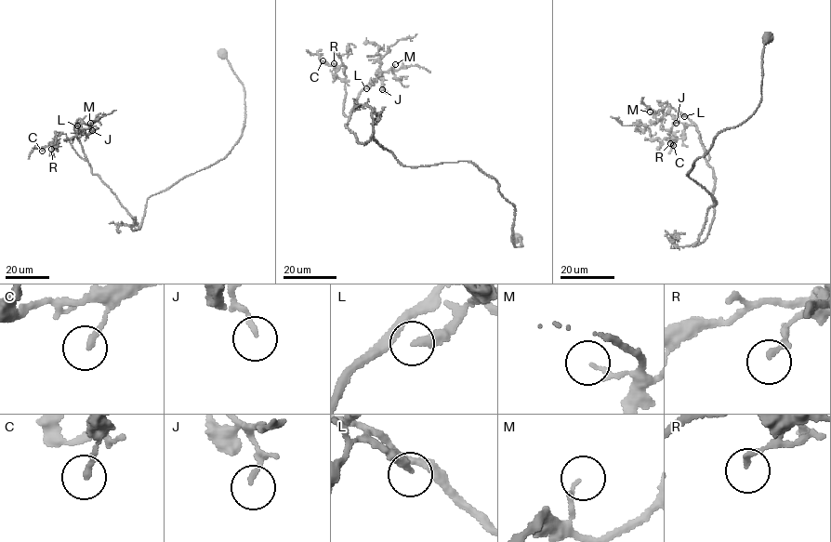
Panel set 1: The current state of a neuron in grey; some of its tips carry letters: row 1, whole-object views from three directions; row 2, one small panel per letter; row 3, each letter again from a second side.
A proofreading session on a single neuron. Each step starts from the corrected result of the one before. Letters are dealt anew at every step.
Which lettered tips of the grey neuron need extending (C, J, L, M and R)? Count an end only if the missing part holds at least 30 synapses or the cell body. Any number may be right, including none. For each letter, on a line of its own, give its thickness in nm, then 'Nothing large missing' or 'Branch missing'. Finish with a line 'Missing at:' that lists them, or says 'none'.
C: Thickness 180 nm. Nothing large missing
J: Thickness 130 nm. Nothing large missing
L: Thickness 320 nm. Branch missing
M: Thickness 140 nm. Nothing large missing
R: Thickness 190 nm. Nothing large missing
Missing at: L

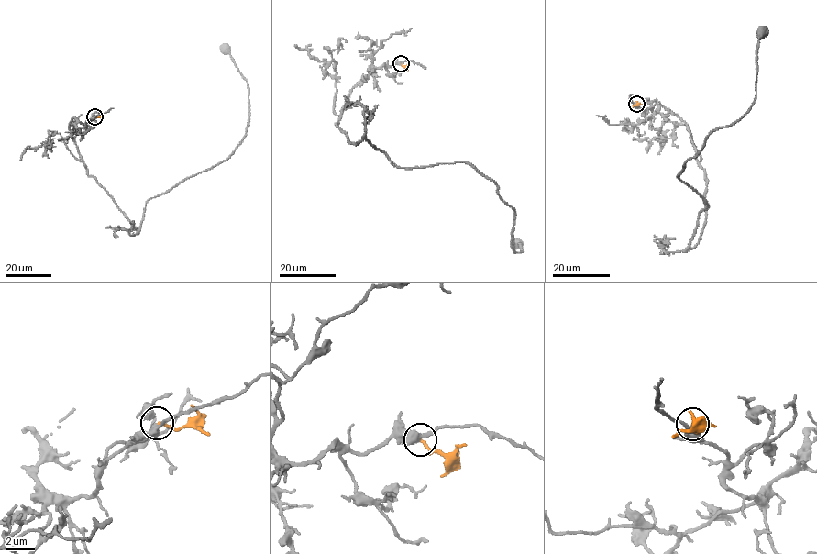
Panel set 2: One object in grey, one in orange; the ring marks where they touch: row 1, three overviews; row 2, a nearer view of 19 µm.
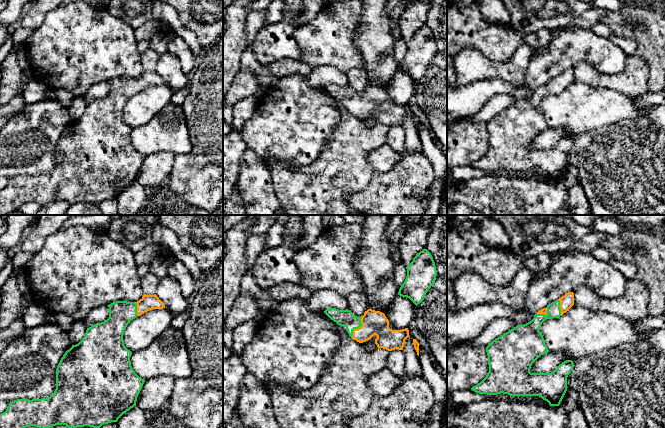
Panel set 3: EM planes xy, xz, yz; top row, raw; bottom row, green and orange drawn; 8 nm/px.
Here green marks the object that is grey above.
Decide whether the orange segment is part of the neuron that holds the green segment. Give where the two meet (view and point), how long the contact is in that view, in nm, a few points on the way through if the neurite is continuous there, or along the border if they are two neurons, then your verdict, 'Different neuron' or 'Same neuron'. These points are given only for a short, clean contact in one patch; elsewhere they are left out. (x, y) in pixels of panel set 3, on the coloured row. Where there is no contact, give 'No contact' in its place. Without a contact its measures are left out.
Touches green at xz (357, 328). Shared border 190 nm. Path across: xz (346, 318), (357, 328), (364, 328), (373, 322). Same neuron

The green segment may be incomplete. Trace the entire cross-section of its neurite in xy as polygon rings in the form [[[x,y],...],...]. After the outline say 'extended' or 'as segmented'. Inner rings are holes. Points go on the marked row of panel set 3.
[[[146,295],[137,302],[116,301],[109,305],[109,318],[87,328],[82,340],[65,352],[56,369],[56,389],[50,397],[41,399],[17,399],[9,403],[5,412],[0,414],[0,428],[26,428],[35,426],[49,428],[66,425],[68,428],[89,426],[100,428],[104,424],[117,422],[131,408],[136,406],[137,397],[145,382],[132,369],[128,350],[123,341],[124,330],[131,320],[152,309],[165,308],[164,303],[154,295]]]; extended

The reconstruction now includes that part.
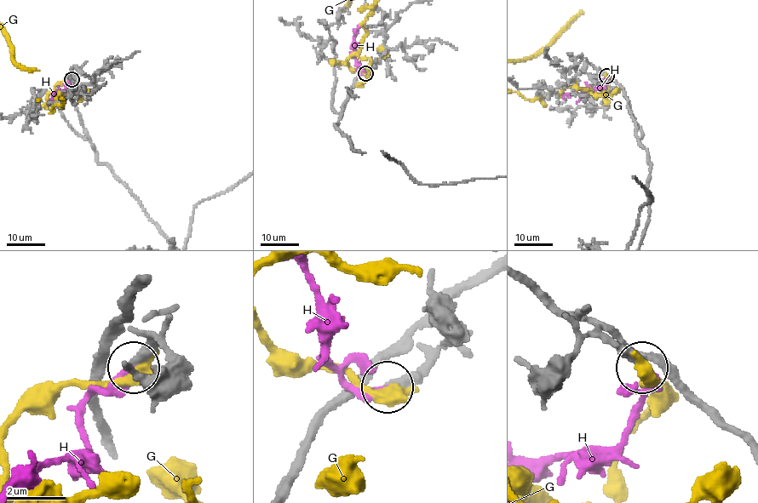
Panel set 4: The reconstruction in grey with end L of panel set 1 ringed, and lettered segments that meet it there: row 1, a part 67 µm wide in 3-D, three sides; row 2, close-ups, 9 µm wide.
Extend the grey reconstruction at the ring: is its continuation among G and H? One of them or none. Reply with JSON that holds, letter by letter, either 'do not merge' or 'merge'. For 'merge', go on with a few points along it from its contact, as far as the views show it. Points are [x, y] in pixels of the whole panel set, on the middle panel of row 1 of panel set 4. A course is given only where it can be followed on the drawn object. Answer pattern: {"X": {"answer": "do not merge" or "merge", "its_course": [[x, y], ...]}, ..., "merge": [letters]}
{"G": {"answer": "do not merge"}, "H": {"answer": "merge", "its_course": [[366, 73], [357, 68], [353, 42], [358, 28]]}, "merge": ["H"]}

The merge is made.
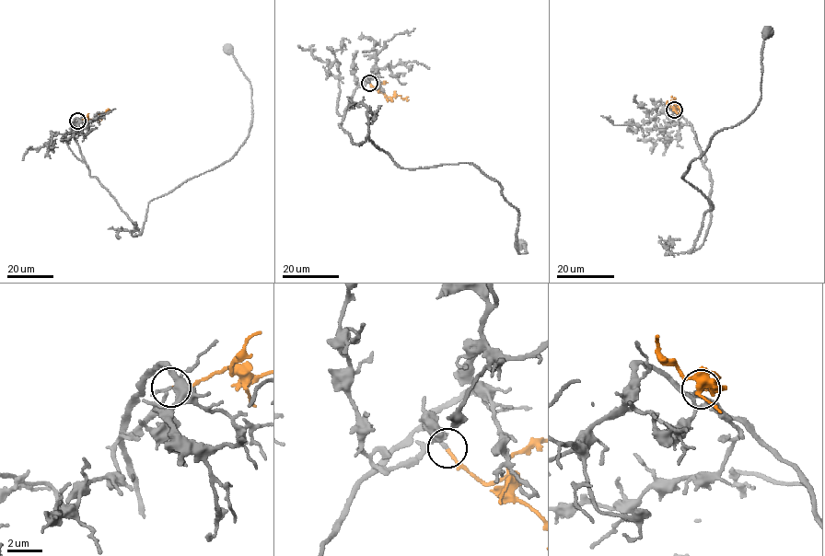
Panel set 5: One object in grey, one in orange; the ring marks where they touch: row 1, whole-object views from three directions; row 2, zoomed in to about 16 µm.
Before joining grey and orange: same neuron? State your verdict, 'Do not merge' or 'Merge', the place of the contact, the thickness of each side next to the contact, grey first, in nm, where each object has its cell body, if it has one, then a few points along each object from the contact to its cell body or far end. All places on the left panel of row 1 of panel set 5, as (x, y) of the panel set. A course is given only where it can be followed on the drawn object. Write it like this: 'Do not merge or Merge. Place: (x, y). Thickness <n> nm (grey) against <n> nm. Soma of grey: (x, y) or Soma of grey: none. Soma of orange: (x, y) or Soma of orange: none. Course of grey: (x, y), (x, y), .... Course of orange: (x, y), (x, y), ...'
Merge. Place: (77, 121). Thickness 130 nm (grey) against 160 nm. Soma of grey: (227, 49). Soma of orange: none. Course of grey: (77, 121), (71, 128), (89, 175), (140, 233), (148, 203), (232, 157), (249, 133), (251, 86), (229, 50). Course of orange: (77, 121), (98, 117), (111, 110)

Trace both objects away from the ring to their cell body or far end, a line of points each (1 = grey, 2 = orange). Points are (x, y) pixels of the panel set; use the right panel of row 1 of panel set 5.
1: (674, 110), (712, 181), (710, 221), (692, 250), (712, 207), (682, 179), (715, 134), (753, 111), (767, 34)
2: (674, 110), (679, 107), (673, 102), (673, 98)

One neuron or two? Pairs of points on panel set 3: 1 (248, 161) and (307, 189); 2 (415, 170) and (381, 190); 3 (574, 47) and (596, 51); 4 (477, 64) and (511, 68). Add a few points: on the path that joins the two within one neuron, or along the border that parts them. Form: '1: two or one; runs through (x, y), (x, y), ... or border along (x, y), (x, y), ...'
1: two; border along (267, 165), (275, 194)
2: one; runs through (407, 178), (394, 191), (389, 191)
3: one; runs through (579, 46), (591, 47)
4: one; runs through (485, 68), (503, 68)

